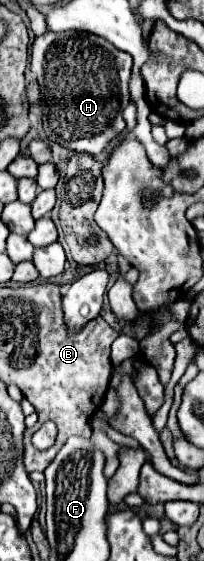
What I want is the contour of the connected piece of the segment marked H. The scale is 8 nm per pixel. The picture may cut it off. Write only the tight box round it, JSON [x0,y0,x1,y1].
[30,31,132,155]

